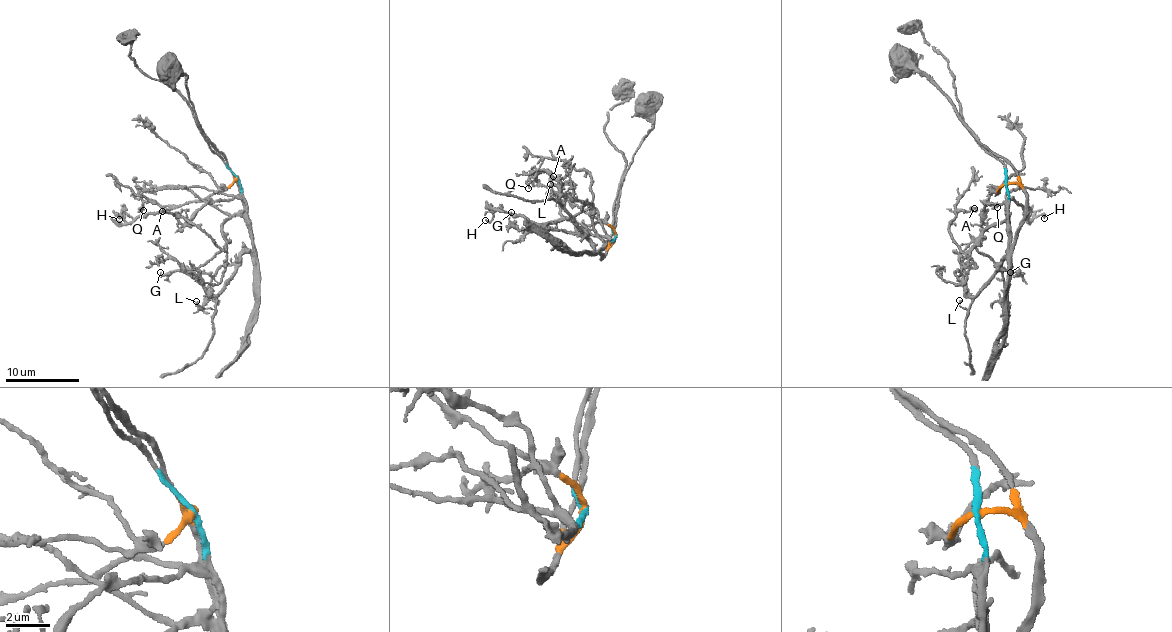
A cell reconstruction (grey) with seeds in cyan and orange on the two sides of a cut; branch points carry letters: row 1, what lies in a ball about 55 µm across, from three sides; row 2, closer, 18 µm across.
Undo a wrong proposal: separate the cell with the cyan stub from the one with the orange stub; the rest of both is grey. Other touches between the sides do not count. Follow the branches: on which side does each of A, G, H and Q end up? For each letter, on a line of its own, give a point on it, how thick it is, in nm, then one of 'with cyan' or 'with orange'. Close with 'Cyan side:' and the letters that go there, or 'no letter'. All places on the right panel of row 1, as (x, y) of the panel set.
A: at (974, 208); 170 nm thick; with cyan
G: at (1010, 272); 160 nm thick; with cyan
H: at (1044, 218); 260 nm thick; with cyan
Q: at (997, 207); 200 nm thick; with orange
Cyan side: A, G, H

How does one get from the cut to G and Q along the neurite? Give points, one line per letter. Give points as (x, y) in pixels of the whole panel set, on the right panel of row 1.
G: (1007, 182), (1004, 220), (992, 223), (983, 232), (977, 249), (1002, 267), (1021, 272), (1016, 275), (1010, 271)
Q: (1007, 182), (997, 193), (998, 187), (993, 186), (990, 202), (997, 208)

